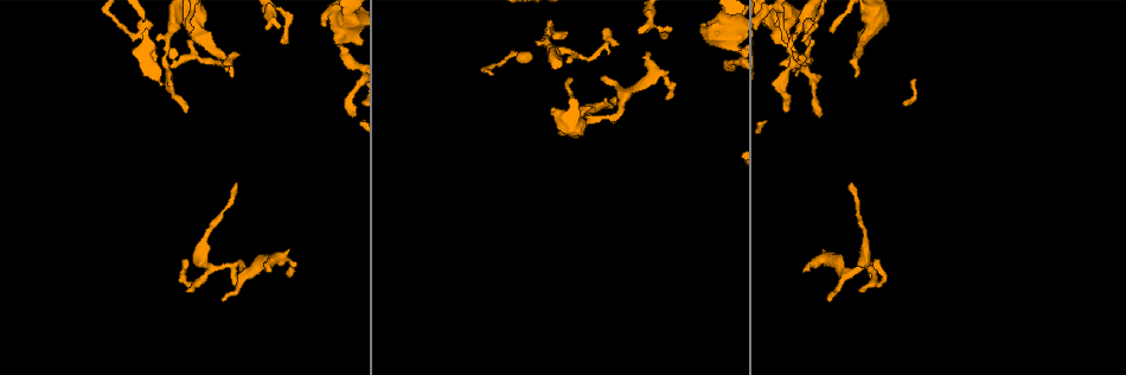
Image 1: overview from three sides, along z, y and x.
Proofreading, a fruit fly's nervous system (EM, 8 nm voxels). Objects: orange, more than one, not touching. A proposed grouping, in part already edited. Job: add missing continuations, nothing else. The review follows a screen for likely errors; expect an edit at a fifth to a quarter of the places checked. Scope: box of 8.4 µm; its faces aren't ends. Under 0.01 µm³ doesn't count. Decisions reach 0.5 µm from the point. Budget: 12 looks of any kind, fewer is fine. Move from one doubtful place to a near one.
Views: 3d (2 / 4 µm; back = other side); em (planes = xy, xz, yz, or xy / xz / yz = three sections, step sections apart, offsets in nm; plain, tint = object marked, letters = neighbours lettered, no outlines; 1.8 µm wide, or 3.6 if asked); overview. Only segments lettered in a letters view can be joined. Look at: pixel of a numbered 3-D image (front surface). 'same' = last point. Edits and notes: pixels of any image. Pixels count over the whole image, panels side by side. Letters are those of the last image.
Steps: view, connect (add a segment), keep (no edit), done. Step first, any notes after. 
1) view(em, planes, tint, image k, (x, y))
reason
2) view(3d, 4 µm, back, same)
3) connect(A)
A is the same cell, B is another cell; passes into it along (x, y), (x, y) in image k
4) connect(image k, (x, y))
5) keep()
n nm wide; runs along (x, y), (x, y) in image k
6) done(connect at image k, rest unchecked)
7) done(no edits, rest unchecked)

view(em, planes, tint, image 1, (871, 270))
abrupt turn

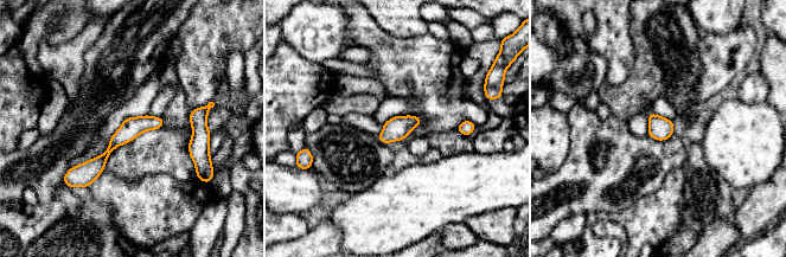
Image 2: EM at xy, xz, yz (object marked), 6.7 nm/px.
view(em, planes, letters, same)
what lies round it

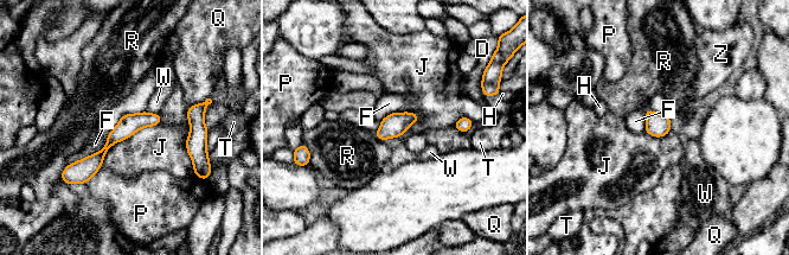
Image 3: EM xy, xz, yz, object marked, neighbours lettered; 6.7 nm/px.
keep()
D, F, H, J, P, Q, R, T, W and Z are other cells; runs along (158, 118), (129, 123), (75, 172) in image 3; no lettered segment goes on from it

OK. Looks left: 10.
view(3d, 4 µm, image 1, (850, 186))
tapers out

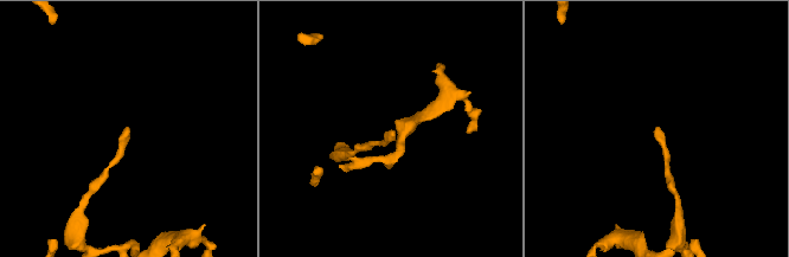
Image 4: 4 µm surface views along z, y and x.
view(em, planes, tint, image 4, (127, 133))
now the EM

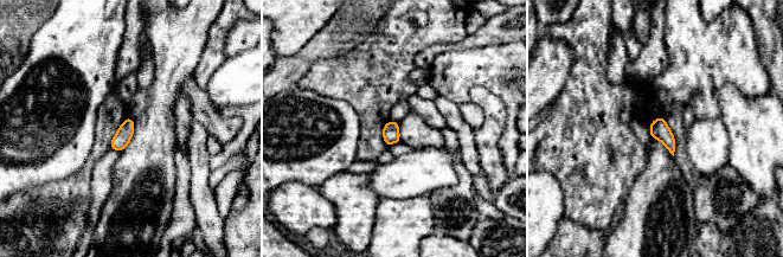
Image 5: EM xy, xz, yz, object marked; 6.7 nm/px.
view(em, planes, letters, same)

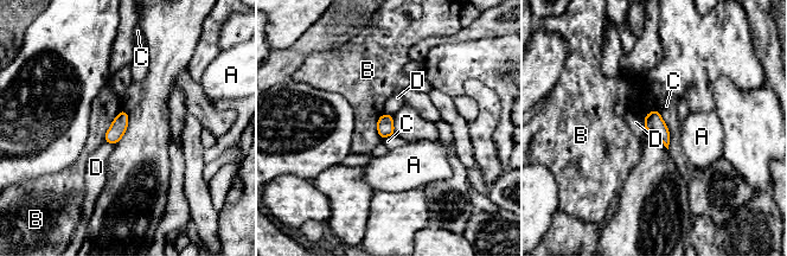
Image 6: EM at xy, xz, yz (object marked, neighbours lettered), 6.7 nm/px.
keep()
A, B, C and D are other cells; border along (656, 109), (667, 128), (669, 148) in image 6; none of them fits

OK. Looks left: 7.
view(3d, 4 µm, image 1, (856, 76))
tapers out

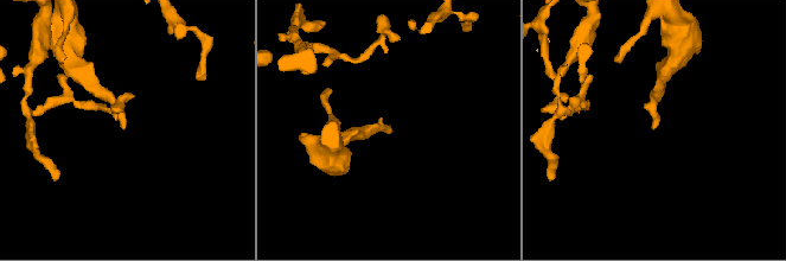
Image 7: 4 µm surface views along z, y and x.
view(em, planes, plain, image 7, (653, 127))

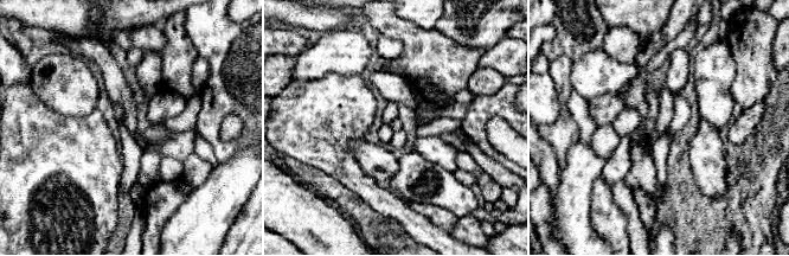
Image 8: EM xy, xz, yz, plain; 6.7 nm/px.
view(em, planes, letters, same)
what lies round it

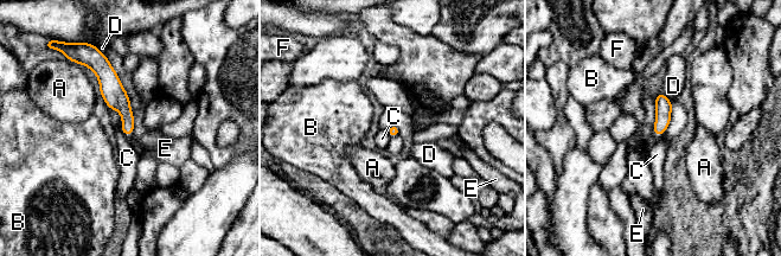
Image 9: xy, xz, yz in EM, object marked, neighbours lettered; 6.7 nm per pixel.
connect(E)
E is the same cell, A, B, C, D and F are other cells; passes into it along (117, 100), (129, 134), (164, 147) in image 9; it goes on there

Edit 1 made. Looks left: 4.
view(3d, 2 µm, image 1, (809, 34))
sudden change in width

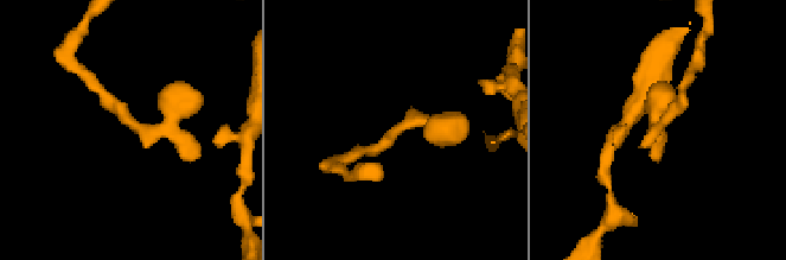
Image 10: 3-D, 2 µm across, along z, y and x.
view(em, 3.6 µm, planes, tint, image 10, (133, 120))

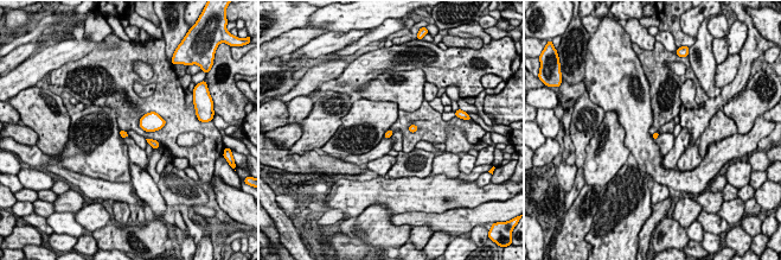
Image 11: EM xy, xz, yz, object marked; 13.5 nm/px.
view(em, 3.6 µm, planes, letters, same)
see the neighbours

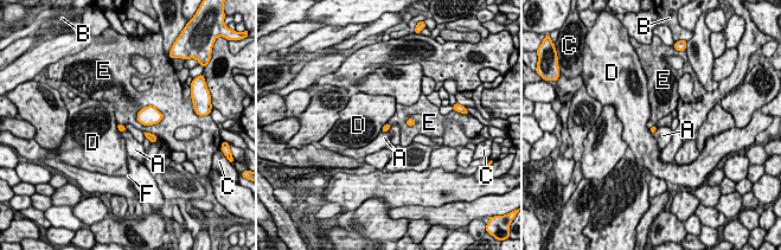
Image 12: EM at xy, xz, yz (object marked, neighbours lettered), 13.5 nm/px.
keep()
A, B, C, D, E and F are other cells; border along (123, 126), (127, 129) in image 12; no lettered segment goes on from it

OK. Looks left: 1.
view(em, planes, letters, image 1, (803, 273))
an open end

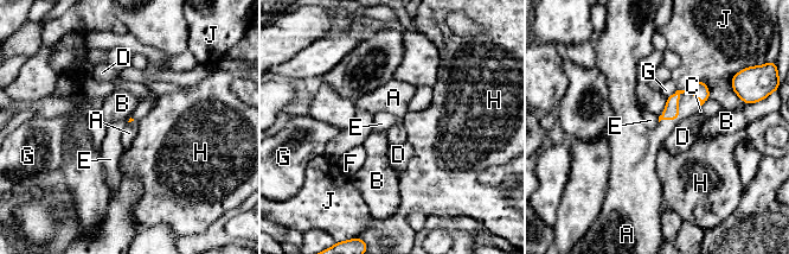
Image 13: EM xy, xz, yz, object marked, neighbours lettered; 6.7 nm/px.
connect(A)
A is the same cell, B, C, D, E, F, G, H and J are other cells; passes into it along (700, 90), (678, 106), (688, 105) in image 13; it goes on there

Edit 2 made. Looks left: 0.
done(connect at image 9, connect at image 13, rest unchecked)

